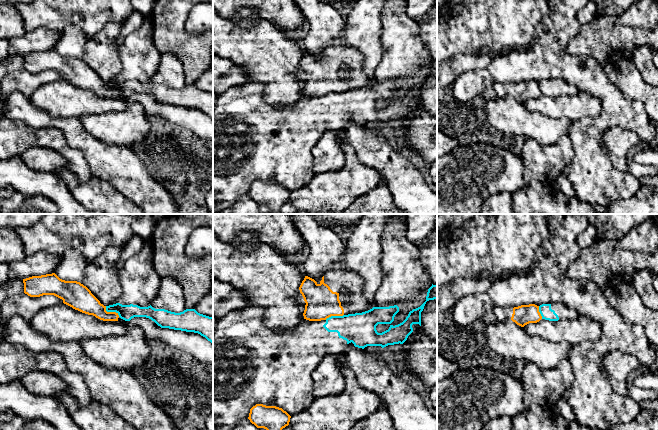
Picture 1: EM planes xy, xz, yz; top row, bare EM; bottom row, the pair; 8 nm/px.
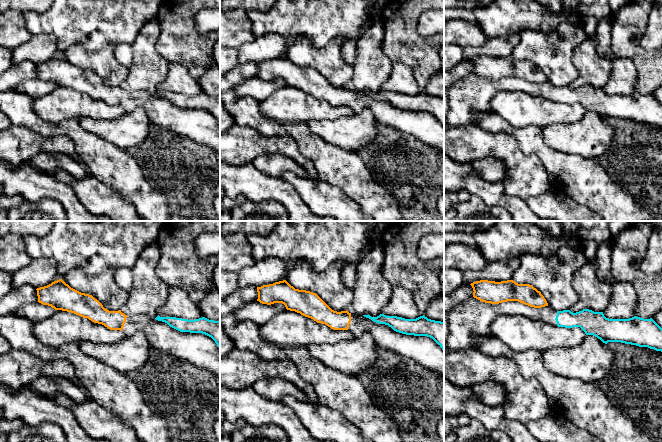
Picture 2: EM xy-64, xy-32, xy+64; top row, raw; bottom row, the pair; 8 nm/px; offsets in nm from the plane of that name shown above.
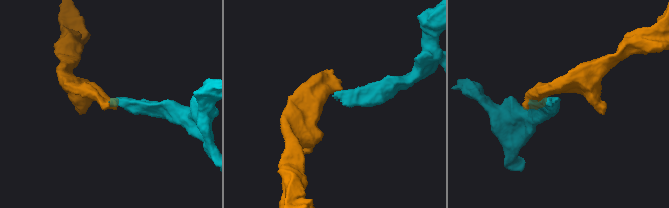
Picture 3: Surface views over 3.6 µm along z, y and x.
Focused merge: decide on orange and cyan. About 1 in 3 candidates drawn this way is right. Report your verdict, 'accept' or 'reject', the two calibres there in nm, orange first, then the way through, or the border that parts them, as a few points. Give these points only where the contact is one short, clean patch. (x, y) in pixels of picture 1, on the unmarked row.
reject; 180 nm thick on the orange side, 130 nm on the other; border along xy (105, 82), (108, 88), (115, 88), (119, 92)

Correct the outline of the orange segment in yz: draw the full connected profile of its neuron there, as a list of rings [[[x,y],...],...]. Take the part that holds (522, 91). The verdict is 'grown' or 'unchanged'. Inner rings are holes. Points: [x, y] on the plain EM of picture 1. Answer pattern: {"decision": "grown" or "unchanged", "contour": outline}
{"decision": "grown", "contour": [[[535,80],[521,81],[518,83],[495,83],[492,89],[499,99],[512,96],[517,101],[524,103],[529,99],[537,99],[542,95],[539,82]]]}

